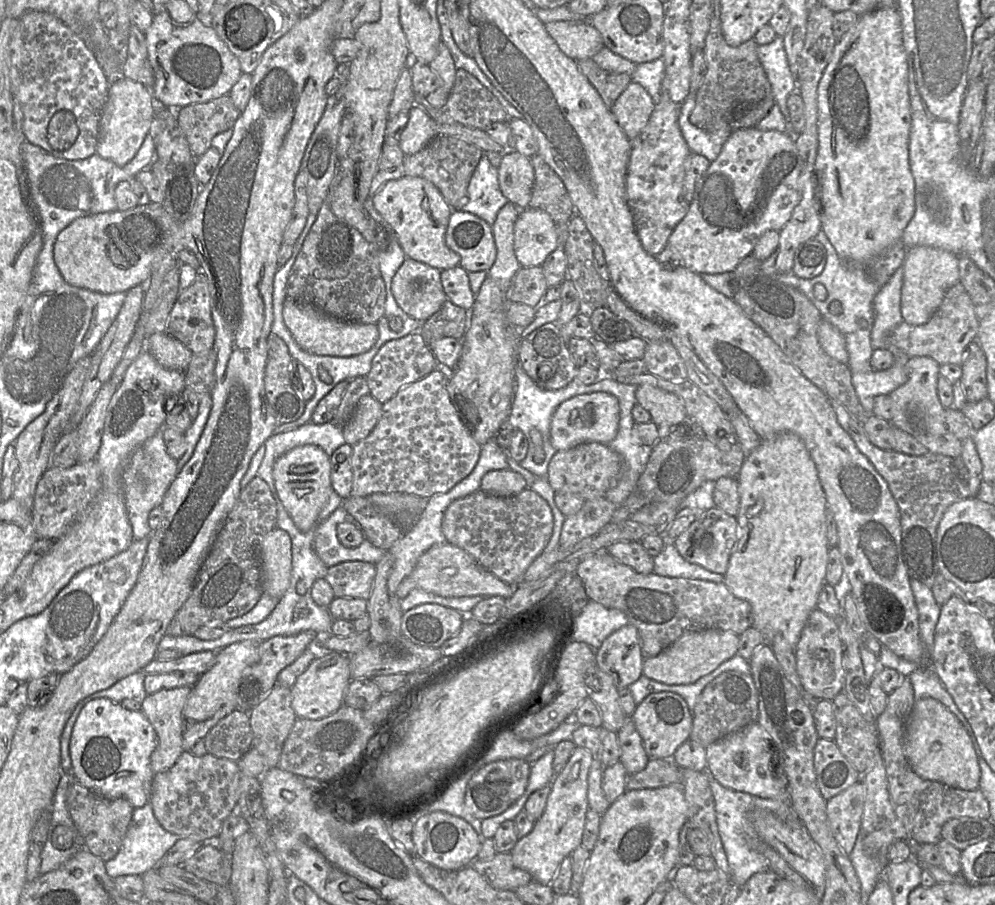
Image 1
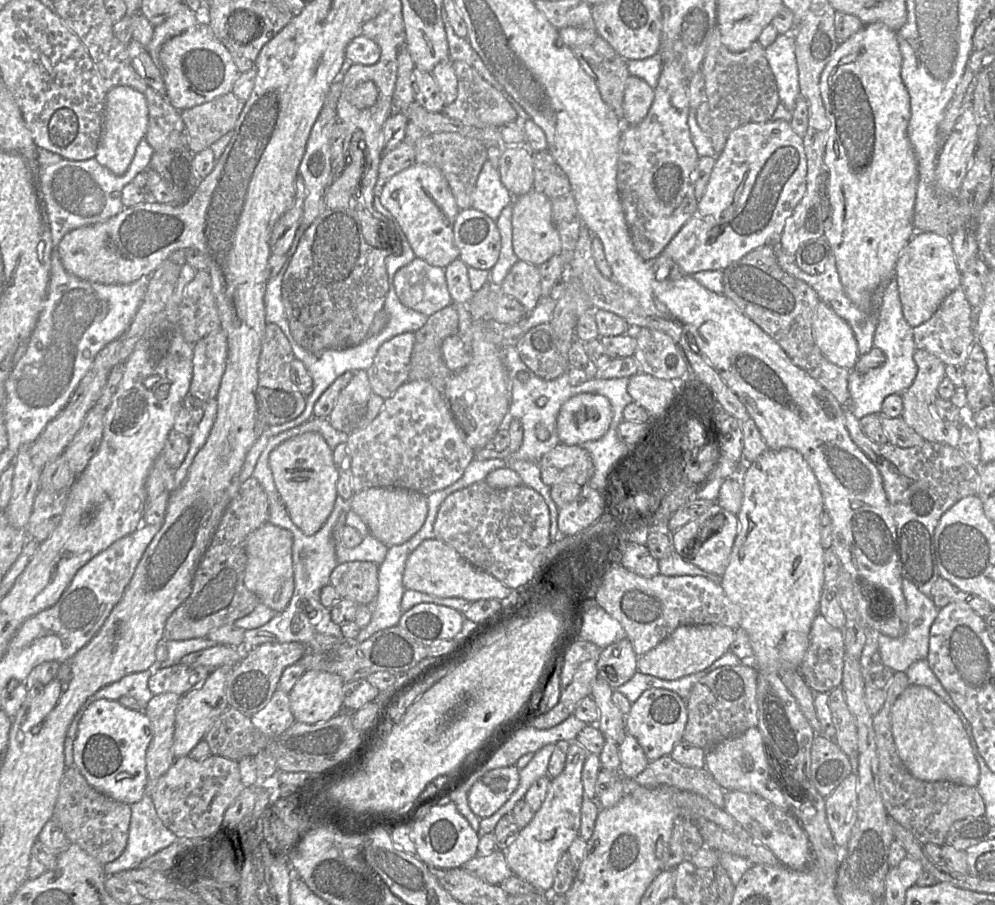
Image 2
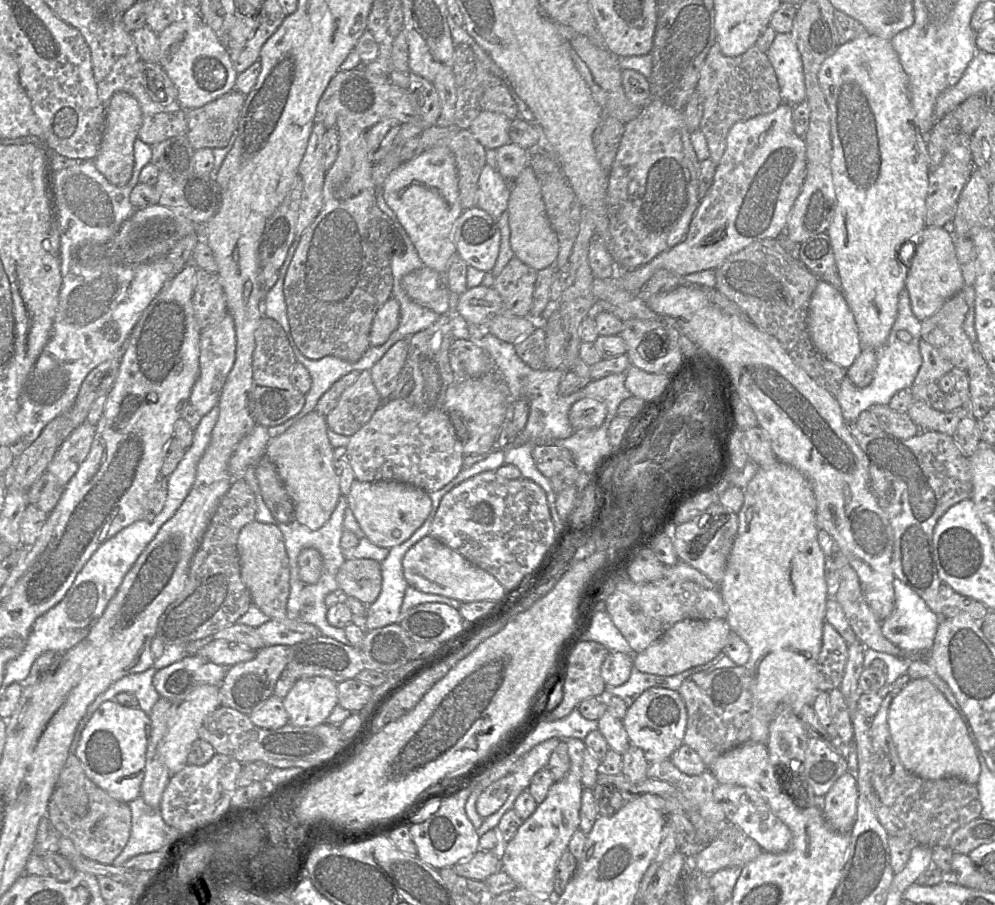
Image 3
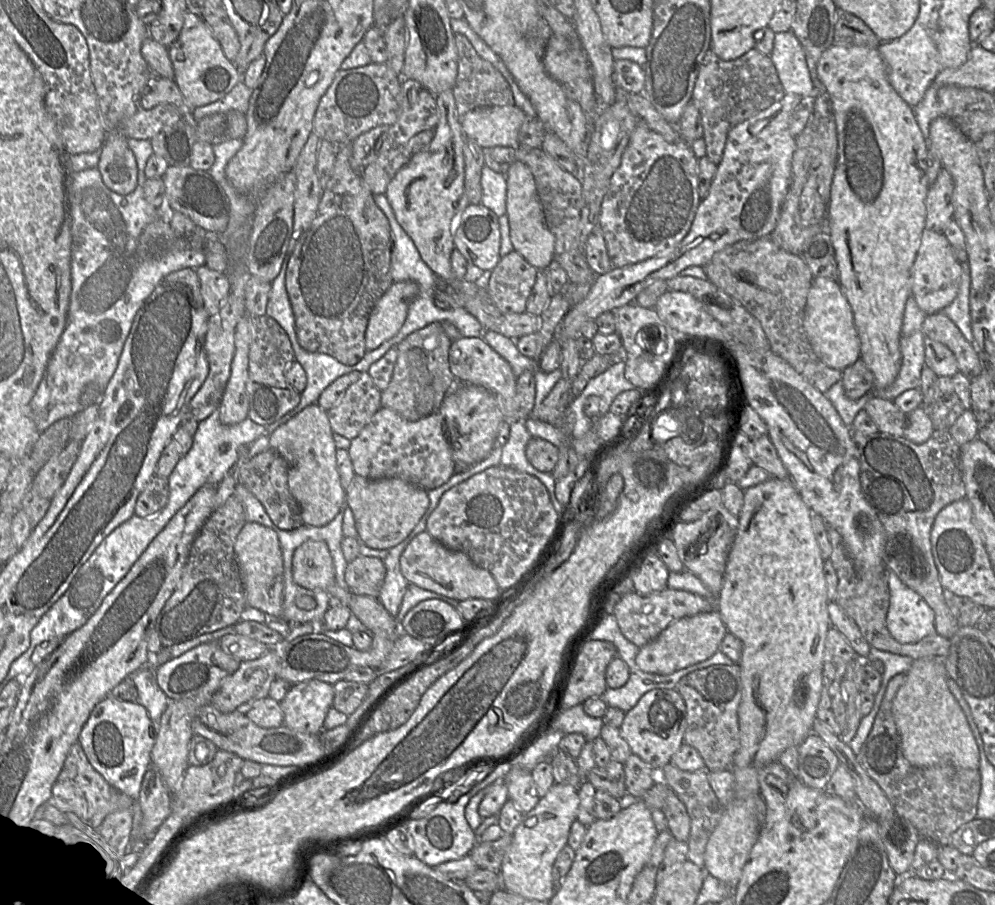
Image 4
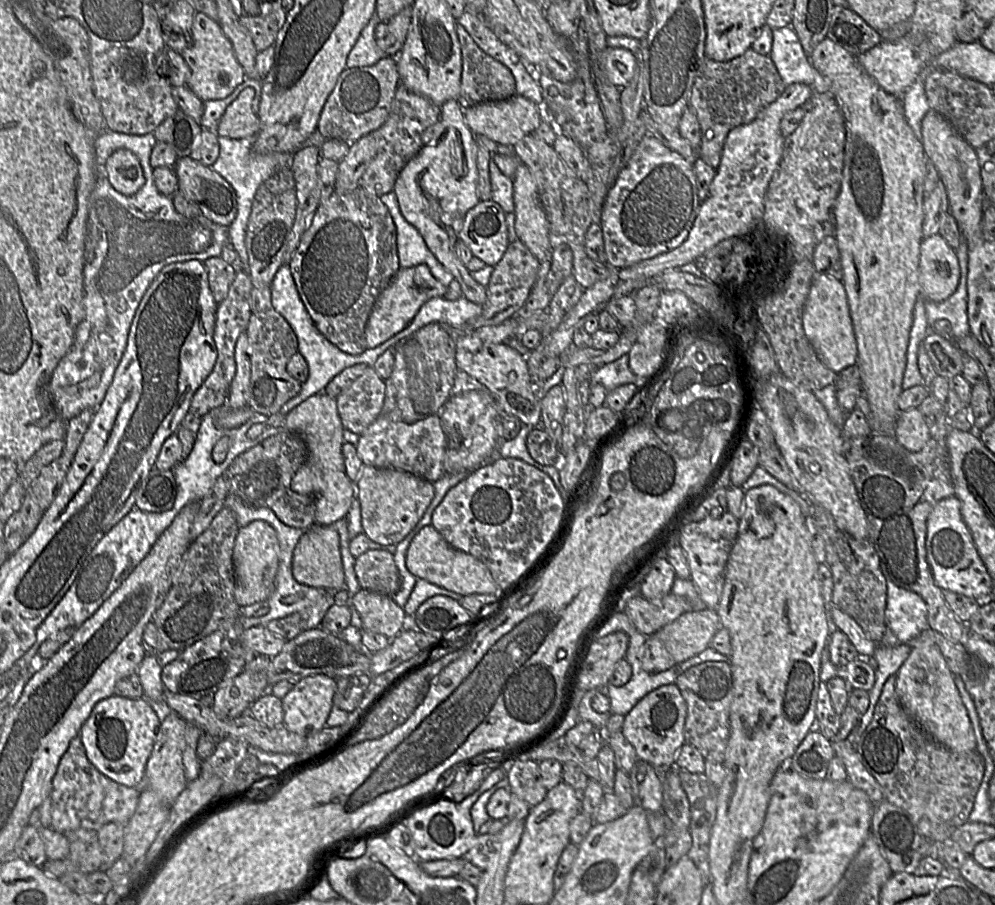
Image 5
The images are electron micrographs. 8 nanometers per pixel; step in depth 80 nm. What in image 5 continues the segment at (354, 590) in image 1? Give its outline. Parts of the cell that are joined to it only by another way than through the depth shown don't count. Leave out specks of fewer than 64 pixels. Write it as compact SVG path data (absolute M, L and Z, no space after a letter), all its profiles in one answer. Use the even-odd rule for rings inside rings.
M369 549L355 558L353 568L361 590L392 597L400 589L398 569L387 551Z

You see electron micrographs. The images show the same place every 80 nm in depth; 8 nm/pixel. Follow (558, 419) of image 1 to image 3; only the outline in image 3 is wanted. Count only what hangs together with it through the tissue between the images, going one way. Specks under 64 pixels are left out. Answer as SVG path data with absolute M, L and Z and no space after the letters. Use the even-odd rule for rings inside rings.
M583 398L575 402L569 411L569 421L575 431L599 428L607 414L603 402L594 398Z

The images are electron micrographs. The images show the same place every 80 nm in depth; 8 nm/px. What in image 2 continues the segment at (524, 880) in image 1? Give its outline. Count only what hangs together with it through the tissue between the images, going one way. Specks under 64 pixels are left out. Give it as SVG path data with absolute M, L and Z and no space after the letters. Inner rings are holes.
M499 849L486 856L476 855L462 868L491 885L499 885L503 880L514 875L507 864L505 852Z

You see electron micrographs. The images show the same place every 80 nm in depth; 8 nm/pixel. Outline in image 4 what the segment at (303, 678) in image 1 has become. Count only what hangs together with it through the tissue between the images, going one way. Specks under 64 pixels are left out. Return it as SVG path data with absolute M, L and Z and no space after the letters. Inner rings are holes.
M309 680L292 685L280 701L284 725L293 730L319 734L333 699L334 689L329 683Z

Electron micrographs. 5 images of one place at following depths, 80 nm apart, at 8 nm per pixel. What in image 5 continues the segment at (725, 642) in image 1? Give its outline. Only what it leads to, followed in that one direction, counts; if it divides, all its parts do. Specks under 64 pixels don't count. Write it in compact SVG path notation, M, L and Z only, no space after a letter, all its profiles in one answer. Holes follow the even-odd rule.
M706 607L701 611L690 611L680 615L671 623L646 638L641 647L641 666L648 673L659 673L692 658L707 647L721 627L719 616L714 609Z

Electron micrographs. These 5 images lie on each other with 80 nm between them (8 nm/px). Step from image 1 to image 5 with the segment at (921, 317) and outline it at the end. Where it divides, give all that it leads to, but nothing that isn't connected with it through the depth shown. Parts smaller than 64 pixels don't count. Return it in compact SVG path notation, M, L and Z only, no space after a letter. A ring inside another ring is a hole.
M940 234L921 241L918 269L920 295L933 302L943 302L956 290L960 270L955 250Z

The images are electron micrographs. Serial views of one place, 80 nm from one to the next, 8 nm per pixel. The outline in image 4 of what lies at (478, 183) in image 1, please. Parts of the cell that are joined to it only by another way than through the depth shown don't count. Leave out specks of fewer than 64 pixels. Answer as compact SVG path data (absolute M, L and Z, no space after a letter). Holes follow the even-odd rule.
M484 165L481 186L481 204L492 210L498 217L507 213L507 179L505 172L495 172Z

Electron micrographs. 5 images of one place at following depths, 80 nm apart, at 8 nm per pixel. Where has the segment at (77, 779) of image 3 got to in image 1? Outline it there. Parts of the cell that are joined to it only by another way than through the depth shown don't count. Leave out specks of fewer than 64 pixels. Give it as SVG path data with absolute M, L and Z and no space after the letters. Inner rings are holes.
M74 780L67 791L66 805L85 848L105 862L113 859L121 848L132 819L134 807L130 802L104 798Z

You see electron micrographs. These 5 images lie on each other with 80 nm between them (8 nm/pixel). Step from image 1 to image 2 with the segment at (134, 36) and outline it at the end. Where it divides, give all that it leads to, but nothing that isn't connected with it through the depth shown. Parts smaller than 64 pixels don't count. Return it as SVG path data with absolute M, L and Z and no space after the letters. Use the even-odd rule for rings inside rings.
M131 40L128 44L128 53L136 73L149 87L158 92L161 96L166 97L164 81L147 49L139 42Z

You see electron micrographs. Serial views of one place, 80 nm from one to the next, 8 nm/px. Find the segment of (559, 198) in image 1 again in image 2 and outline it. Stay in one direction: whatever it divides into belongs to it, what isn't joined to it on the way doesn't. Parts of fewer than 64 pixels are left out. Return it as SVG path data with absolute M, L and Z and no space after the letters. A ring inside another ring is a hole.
M548 151L532 152L533 189L550 200L571 193L566 174Z

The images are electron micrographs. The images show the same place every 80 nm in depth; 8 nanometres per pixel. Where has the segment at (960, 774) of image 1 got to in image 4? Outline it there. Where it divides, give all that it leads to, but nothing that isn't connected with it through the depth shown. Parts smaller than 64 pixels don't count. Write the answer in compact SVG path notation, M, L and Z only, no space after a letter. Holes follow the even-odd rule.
M921 658L913 660L905 681L898 689L892 715L900 735L904 757L914 766L930 767L951 763L965 769L979 769L979 750L967 718L947 685L943 662Z

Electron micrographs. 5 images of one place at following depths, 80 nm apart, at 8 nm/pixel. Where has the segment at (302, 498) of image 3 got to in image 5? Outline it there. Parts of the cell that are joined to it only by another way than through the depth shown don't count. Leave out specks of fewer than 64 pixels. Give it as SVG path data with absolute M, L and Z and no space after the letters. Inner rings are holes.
M324 392L307 398L286 415L282 428L298 434L306 444L307 460L292 477L291 489L298 494L313 497L316 507L315 525L332 525L345 518L356 498L356 486L345 472L341 451L344 428L337 412L336 399Z

